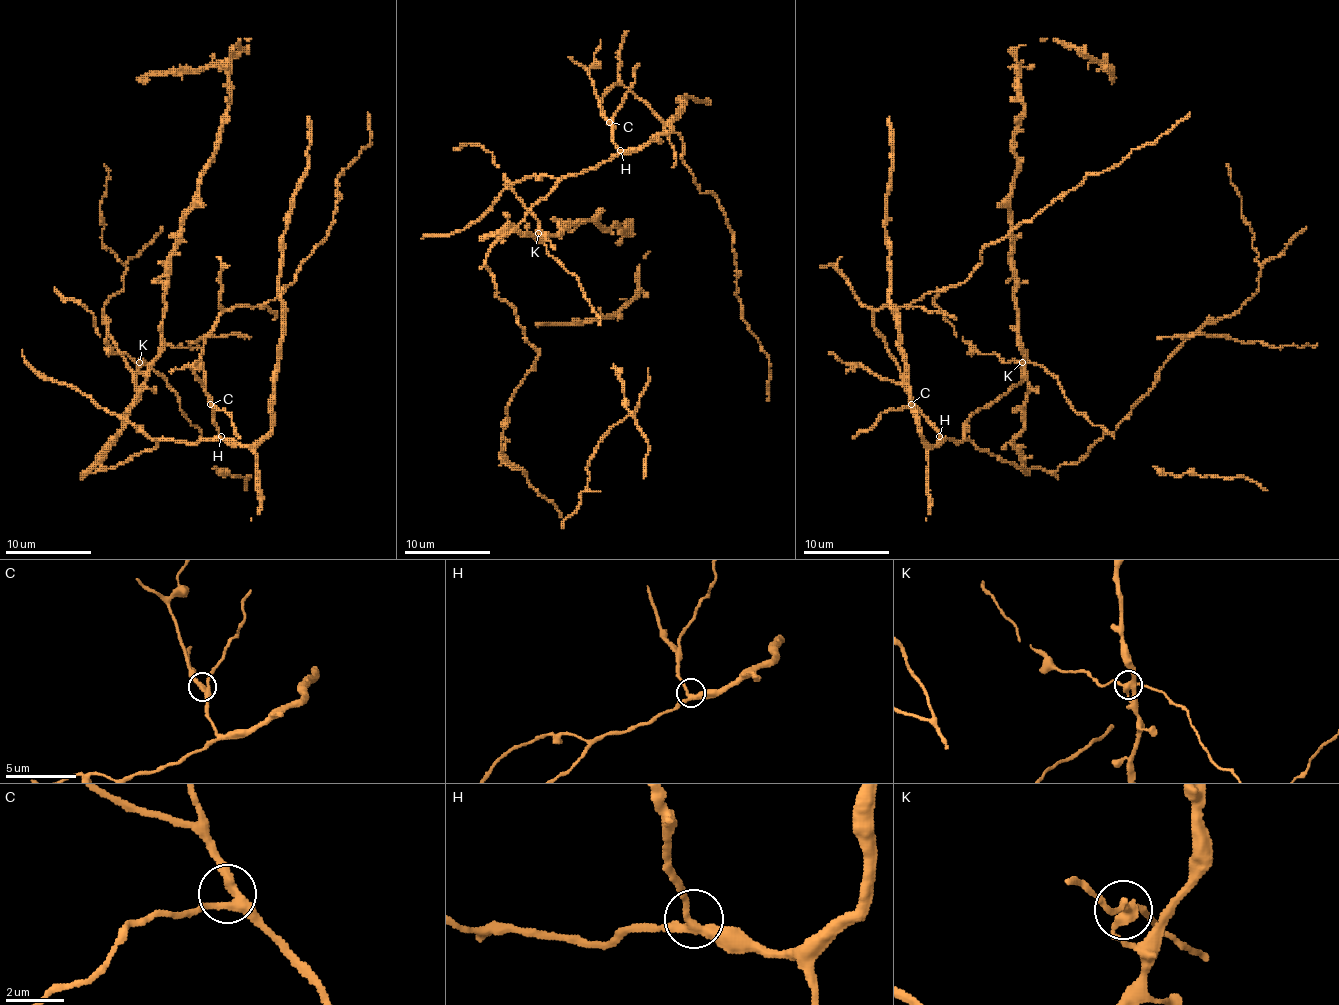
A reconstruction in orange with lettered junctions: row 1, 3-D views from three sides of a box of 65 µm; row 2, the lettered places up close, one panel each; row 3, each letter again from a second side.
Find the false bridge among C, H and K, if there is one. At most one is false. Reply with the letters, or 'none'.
none

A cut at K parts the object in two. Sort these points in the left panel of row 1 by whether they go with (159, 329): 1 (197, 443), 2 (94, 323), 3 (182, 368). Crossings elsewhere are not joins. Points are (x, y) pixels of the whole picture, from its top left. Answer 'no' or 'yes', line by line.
1: yes
2: yes
3: yes

